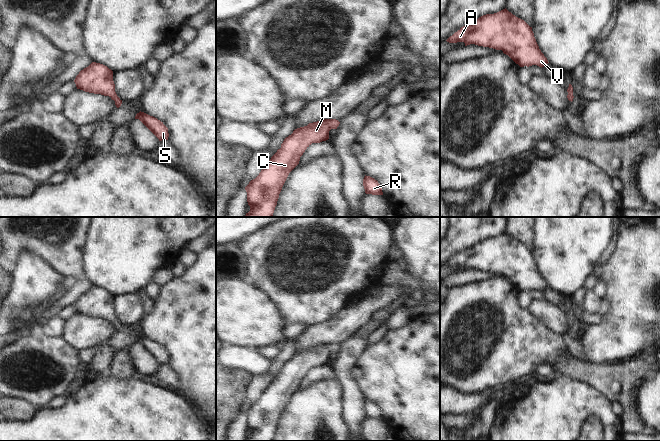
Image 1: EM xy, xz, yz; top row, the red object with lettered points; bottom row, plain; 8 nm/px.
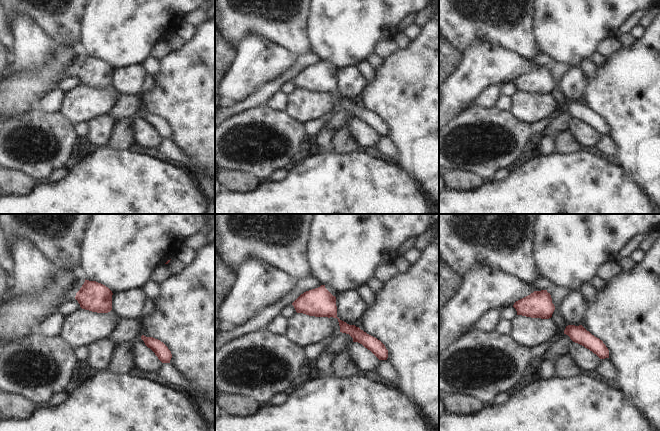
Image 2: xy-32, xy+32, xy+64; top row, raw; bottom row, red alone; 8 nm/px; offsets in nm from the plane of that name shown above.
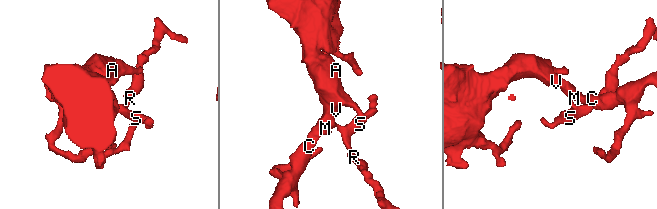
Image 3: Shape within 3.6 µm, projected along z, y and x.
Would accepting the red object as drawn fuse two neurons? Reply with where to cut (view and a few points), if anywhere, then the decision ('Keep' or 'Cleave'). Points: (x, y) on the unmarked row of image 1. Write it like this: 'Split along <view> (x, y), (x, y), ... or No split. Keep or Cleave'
No split. Keep.

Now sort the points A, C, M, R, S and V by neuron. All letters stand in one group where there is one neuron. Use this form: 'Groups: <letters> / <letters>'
Groups: A C M R S V.

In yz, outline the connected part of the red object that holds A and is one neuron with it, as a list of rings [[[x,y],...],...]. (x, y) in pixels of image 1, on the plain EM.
[[[506,232],[479,241],[461,251],[446,265],[502,274],[520,291],[537,289],[542,292],[549,287],[539,273],[532,251]]]

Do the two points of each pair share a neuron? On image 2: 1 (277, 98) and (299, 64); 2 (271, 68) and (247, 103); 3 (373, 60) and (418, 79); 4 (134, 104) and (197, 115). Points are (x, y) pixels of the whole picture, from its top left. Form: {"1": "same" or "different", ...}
{"1": "different", "2": "different", "3": "different", "4": "different"}

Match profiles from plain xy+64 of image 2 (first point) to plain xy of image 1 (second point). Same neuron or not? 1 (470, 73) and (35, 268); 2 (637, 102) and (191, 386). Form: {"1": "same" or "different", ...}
{"1": "same", "2": "same"}

